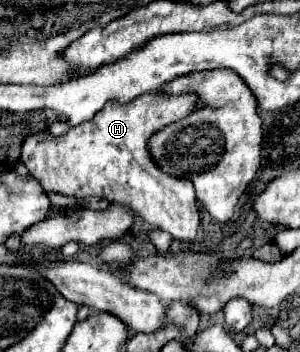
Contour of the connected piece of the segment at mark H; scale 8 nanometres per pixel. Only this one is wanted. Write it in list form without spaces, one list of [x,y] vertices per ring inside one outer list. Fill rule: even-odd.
[[[148,92],[128,104],[106,104],[106,108],[100,110],[94,116],[94,120],[78,124],[58,138],[46,134],[46,132],[30,134],[22,144],[20,160],[22,160],[22,164],[26,164],[30,174],[40,180],[40,184],[44,186],[46,192],[70,196],[70,198],[76,198],[78,202],[82,202],[84,198],[90,198],[90,196],[104,196],[110,202],[118,202],[118,204],[132,208],[144,222],[170,232],[174,240],[190,242],[196,238],[198,224],[200,224],[198,204],[196,204],[192,182],[172,178],[172,176],[164,174],[160,168],[156,168],[154,160],[148,158],[148,140],[150,140],[152,132],[188,116],[188,112],[192,112],[194,108],[196,108],[196,96],[192,96],[192,94],[168,96],[162,92]]]

